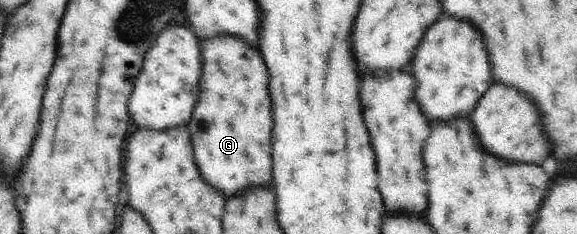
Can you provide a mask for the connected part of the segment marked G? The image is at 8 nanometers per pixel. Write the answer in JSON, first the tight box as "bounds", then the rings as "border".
{"bounds":[187,36,271,196],"border":[[[215,36],[199,40],[203,54],[203,76],[199,100],[187,128],[201,176],[221,190],[235,196],[249,186],[271,184],[271,96],[269,74],[263,56],[239,36]]]}

